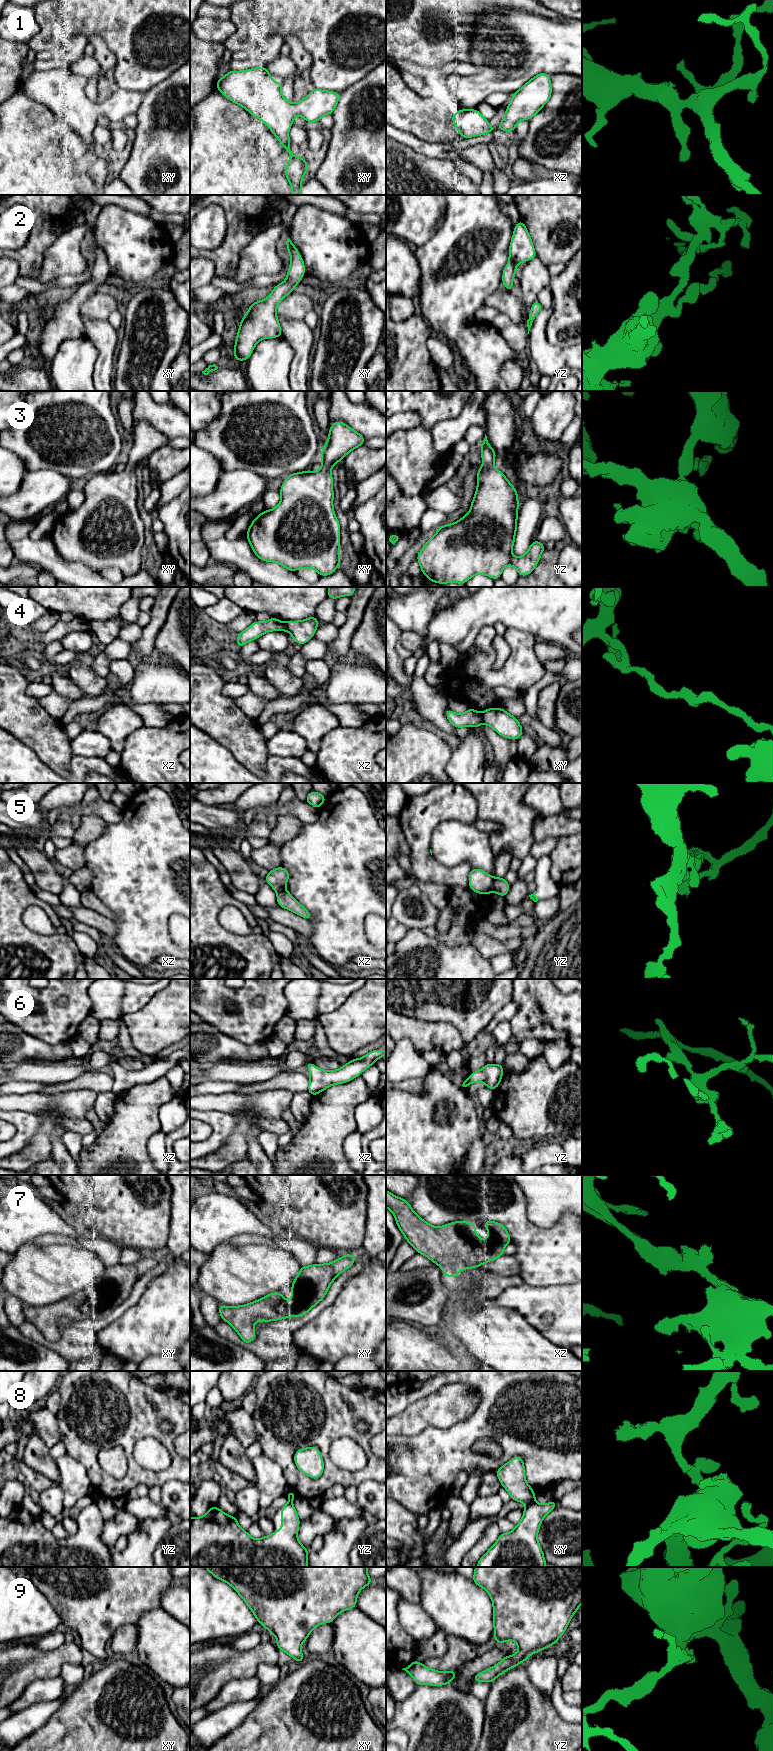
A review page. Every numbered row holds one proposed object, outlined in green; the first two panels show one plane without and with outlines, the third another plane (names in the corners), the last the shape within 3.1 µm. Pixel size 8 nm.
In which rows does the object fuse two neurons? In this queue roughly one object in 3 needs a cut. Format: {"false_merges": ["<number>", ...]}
{"false_merges": ["4", "5", "8"]}

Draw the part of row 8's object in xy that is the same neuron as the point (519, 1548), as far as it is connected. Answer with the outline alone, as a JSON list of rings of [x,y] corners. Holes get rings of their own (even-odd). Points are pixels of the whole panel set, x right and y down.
[[[535,1501],[524,1509],[521,1521],[508,1533],[501,1533],[493,1546],[479,1559],[477,1567],[545,1567],[546,1560],[537,1540],[543,1518],[551,1512],[558,1502],[538,1504]]]

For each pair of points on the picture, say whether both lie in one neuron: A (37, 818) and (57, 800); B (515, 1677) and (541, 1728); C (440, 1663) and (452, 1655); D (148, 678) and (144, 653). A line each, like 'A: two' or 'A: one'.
A: two
B: one
C: one
D: two

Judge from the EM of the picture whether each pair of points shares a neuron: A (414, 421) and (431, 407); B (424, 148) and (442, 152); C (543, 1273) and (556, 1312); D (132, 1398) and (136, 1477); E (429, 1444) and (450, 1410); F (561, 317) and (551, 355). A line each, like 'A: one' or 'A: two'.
A: two
B: one
C: two
D: one
E: two
F: two

